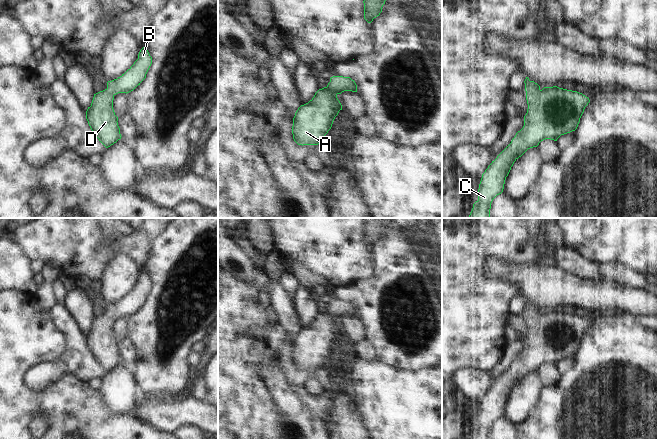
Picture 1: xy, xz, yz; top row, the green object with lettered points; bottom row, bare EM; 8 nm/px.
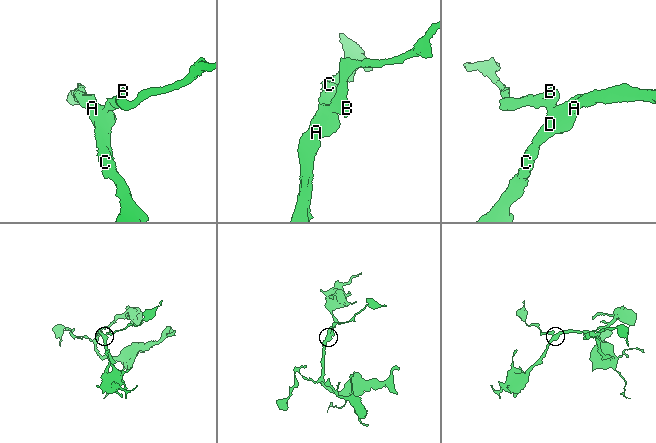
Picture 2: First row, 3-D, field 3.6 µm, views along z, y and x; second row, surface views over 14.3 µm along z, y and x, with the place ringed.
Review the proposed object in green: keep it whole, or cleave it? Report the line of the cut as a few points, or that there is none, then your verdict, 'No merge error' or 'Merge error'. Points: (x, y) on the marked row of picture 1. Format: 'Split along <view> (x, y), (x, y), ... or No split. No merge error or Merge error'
No split. No merge error.

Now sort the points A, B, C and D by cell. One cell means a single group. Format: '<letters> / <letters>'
A B C D

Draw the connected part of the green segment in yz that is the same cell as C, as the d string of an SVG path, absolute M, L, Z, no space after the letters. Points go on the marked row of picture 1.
M528 77L524 83L528 104L524 126L482 174L478 200L473 204L469 218L489 218L491 203L503 192L506 177L514 162L541 141L557 141L561 135L575 131L590 102L588 97L577 91L557 86L541 90Z

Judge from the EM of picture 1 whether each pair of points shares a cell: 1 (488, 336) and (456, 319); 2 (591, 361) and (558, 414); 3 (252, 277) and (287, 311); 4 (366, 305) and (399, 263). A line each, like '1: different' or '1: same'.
1: same
2: same
3: same
4: same

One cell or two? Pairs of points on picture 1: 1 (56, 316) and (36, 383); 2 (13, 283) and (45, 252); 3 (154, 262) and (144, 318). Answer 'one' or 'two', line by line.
1: one
2: two
3: one

